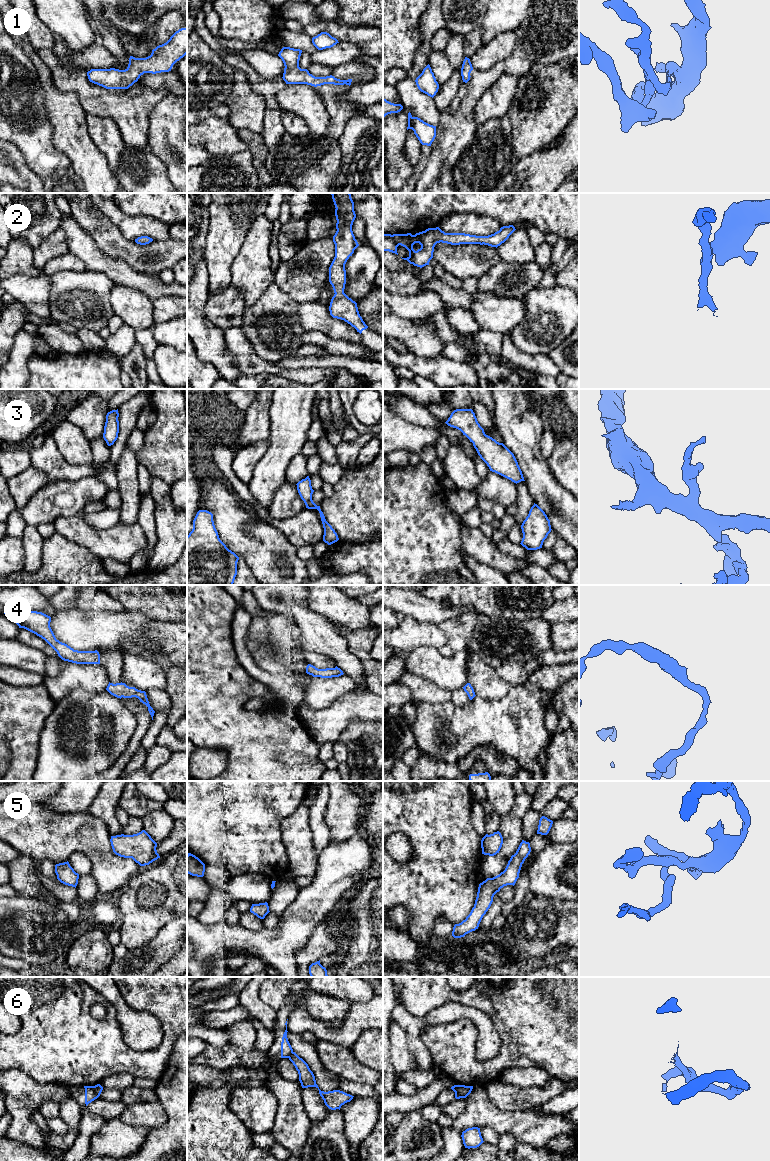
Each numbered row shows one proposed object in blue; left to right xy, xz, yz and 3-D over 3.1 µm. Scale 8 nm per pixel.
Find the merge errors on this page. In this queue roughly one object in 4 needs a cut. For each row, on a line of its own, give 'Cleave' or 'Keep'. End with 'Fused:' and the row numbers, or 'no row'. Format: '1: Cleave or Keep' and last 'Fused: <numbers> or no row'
1: Keep
2: Keep
3: Keep
4: Keep
5: Keep
6: Cleave
Fused: 6

